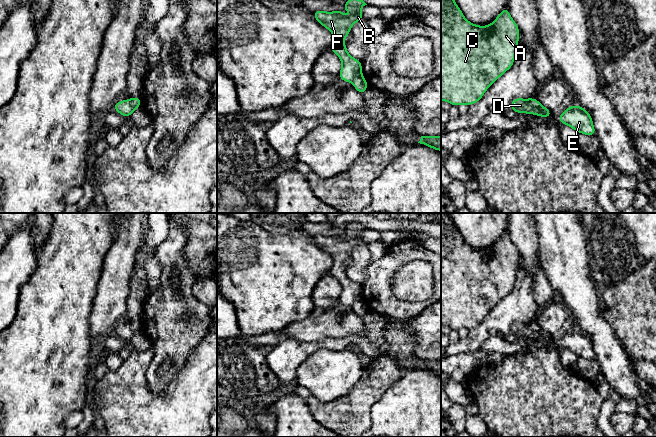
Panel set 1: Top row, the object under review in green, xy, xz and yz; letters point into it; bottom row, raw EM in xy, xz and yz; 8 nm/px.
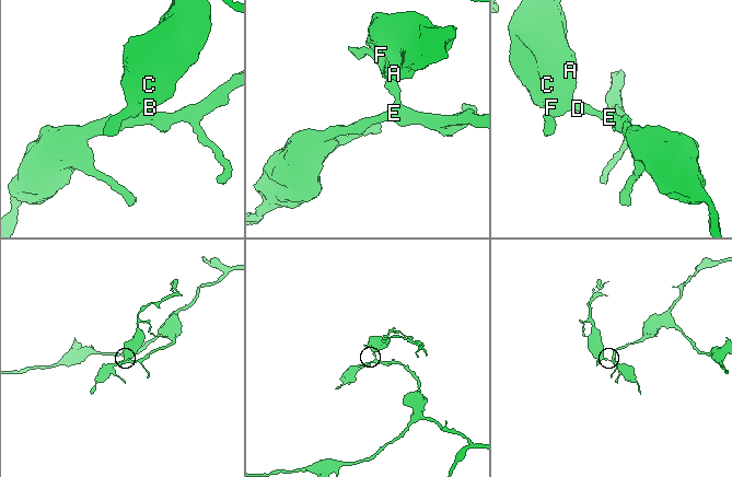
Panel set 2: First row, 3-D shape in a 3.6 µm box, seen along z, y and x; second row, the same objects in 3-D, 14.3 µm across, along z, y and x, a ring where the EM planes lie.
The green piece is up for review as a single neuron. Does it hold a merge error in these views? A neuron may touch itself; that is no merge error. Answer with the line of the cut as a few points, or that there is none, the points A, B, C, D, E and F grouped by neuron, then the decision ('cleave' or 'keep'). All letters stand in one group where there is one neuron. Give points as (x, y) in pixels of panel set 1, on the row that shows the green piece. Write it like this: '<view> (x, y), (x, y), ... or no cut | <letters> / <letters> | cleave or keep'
yz (528, 99), (543, 115) | A B C D F / E | cleave

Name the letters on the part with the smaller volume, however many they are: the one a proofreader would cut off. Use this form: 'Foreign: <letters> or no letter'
Foreign: A, B, C, D, F

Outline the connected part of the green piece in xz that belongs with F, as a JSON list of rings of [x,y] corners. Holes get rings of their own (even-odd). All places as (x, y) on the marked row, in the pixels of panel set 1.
[[[345,0],[346,4],[341,10],[325,12],[318,10],[313,12],[315,20],[333,34],[330,50],[338,55],[342,62],[339,80],[353,83],[362,75],[361,61],[353,58],[346,50],[344,38],[350,34],[350,29],[357,21],[365,19],[361,14],[363,6],[367,5],[363,0]],[[342,10],[352,10],[354,13],[349,16],[340,14]]]

